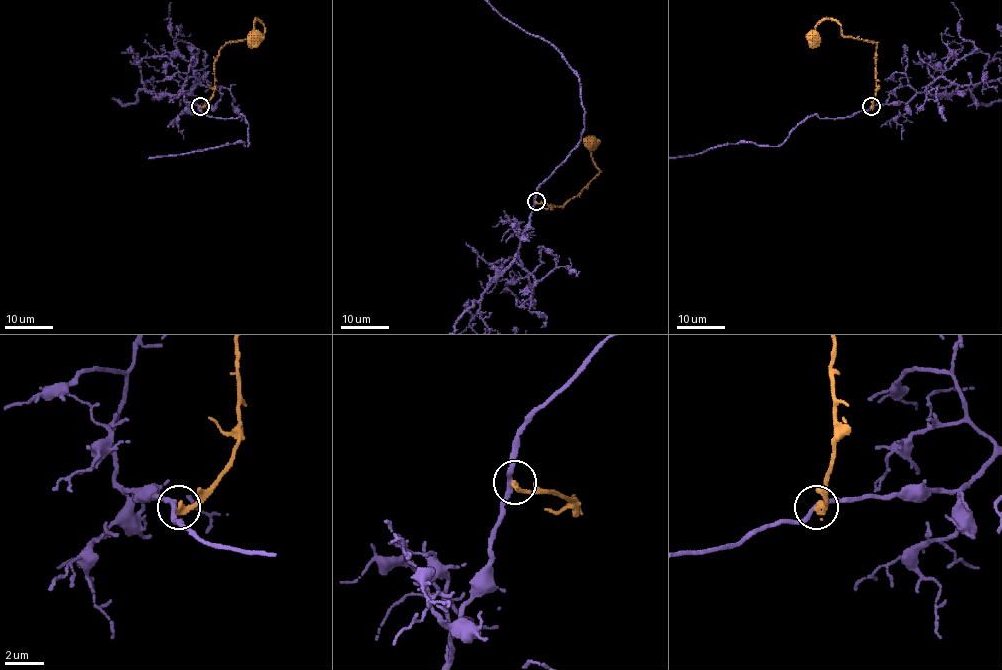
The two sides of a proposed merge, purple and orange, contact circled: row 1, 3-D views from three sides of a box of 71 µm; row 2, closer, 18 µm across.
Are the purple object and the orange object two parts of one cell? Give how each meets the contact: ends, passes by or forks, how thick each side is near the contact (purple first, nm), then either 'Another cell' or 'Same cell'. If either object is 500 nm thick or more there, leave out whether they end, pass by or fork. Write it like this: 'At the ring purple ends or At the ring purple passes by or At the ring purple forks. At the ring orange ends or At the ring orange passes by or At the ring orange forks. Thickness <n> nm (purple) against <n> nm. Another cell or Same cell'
At the ring purple passes by. At the ring orange ends. Thickness 240 nm (purple) against 300 nm. Another cell

